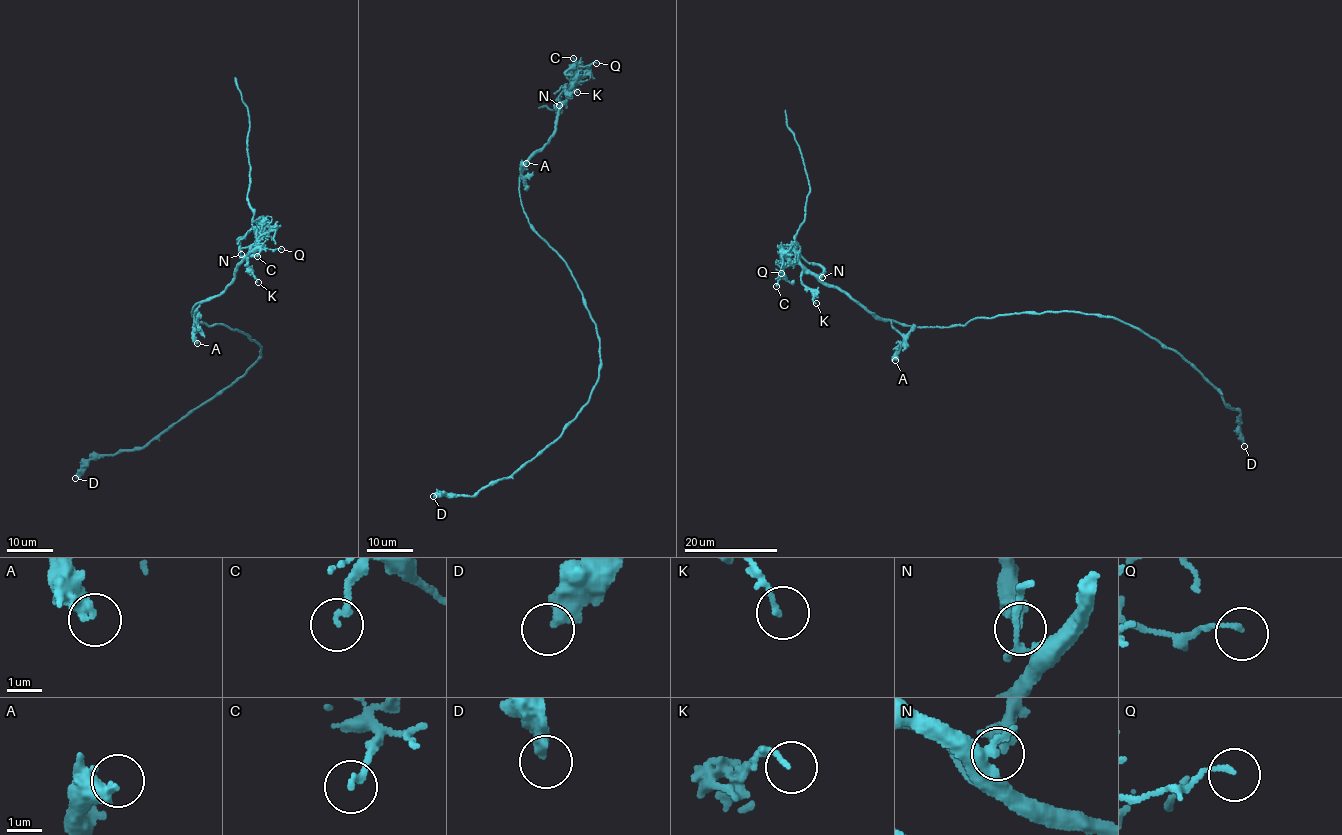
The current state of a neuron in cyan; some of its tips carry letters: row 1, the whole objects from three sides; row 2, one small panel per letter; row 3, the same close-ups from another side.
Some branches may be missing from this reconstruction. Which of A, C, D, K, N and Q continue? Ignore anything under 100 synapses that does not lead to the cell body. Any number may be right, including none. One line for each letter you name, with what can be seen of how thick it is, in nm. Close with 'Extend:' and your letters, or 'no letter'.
Extend: no letter

